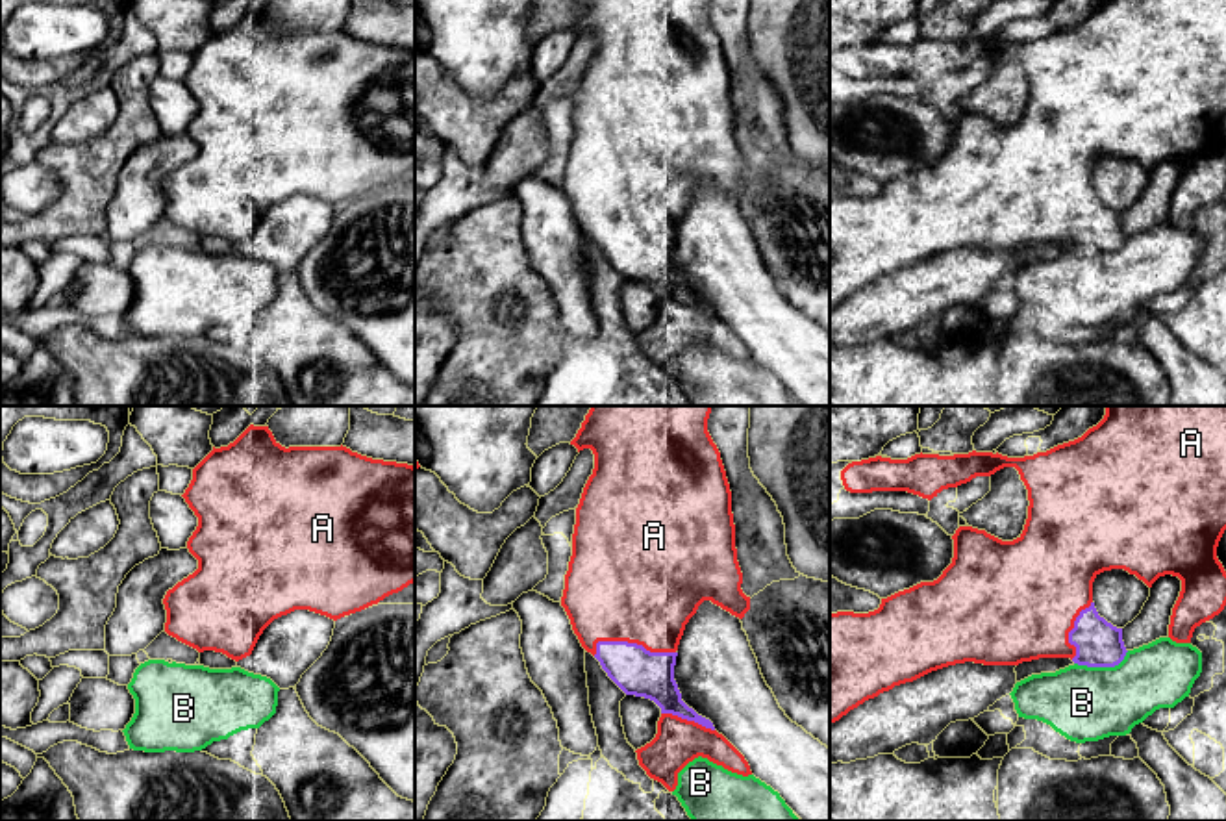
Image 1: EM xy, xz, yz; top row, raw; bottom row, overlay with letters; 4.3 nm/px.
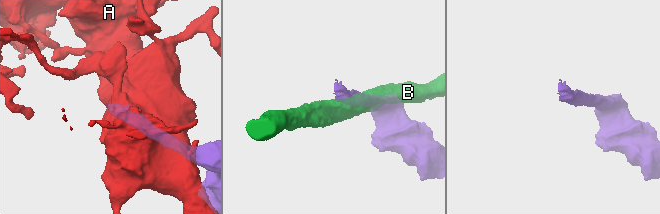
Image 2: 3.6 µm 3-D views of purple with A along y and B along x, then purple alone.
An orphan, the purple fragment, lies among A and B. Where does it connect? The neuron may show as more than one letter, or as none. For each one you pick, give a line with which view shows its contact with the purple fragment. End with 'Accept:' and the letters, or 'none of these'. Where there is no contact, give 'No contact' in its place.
A: Touches purple in xz
Accept: A

